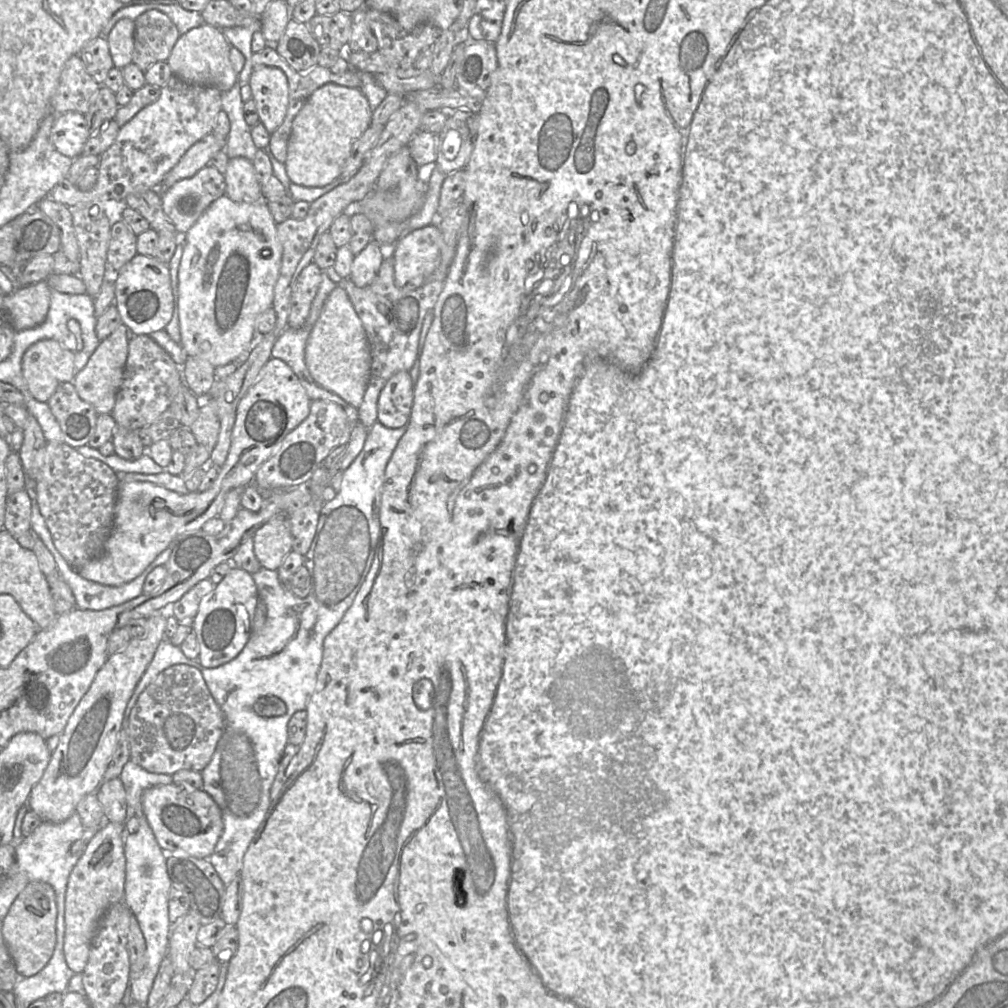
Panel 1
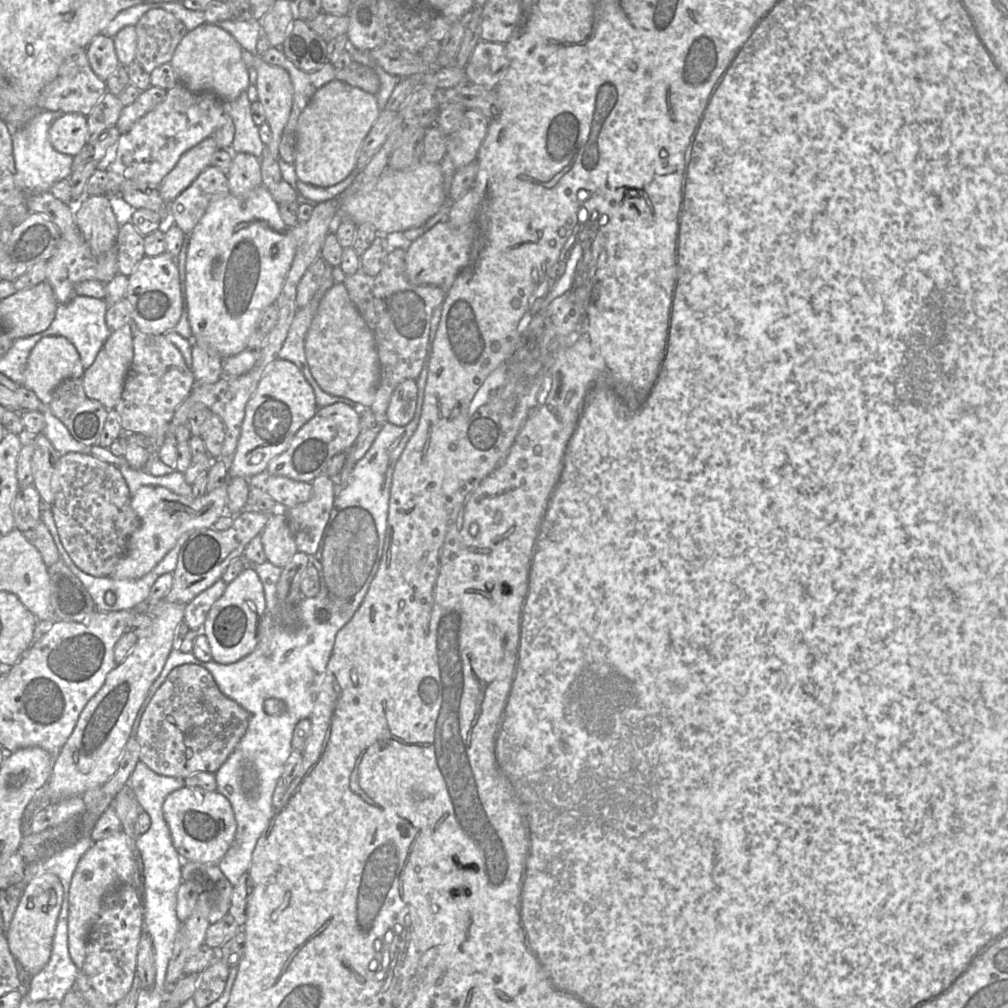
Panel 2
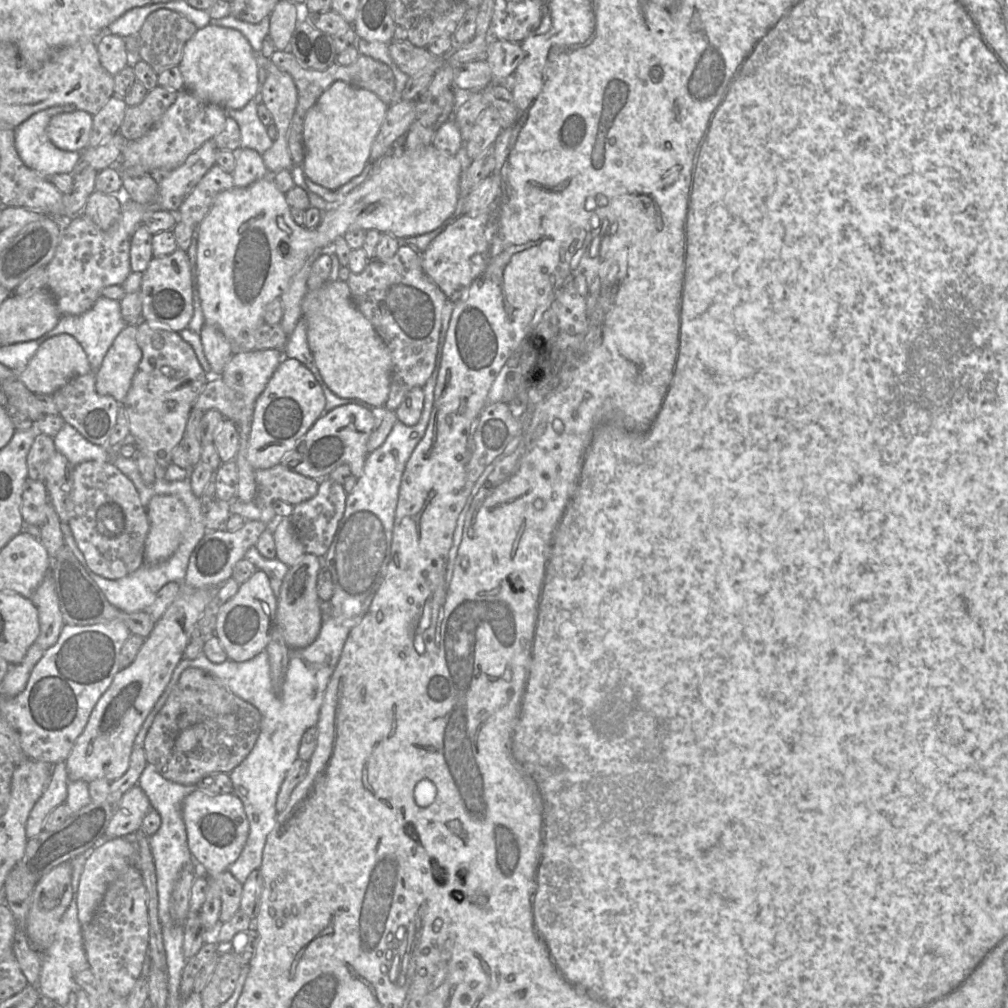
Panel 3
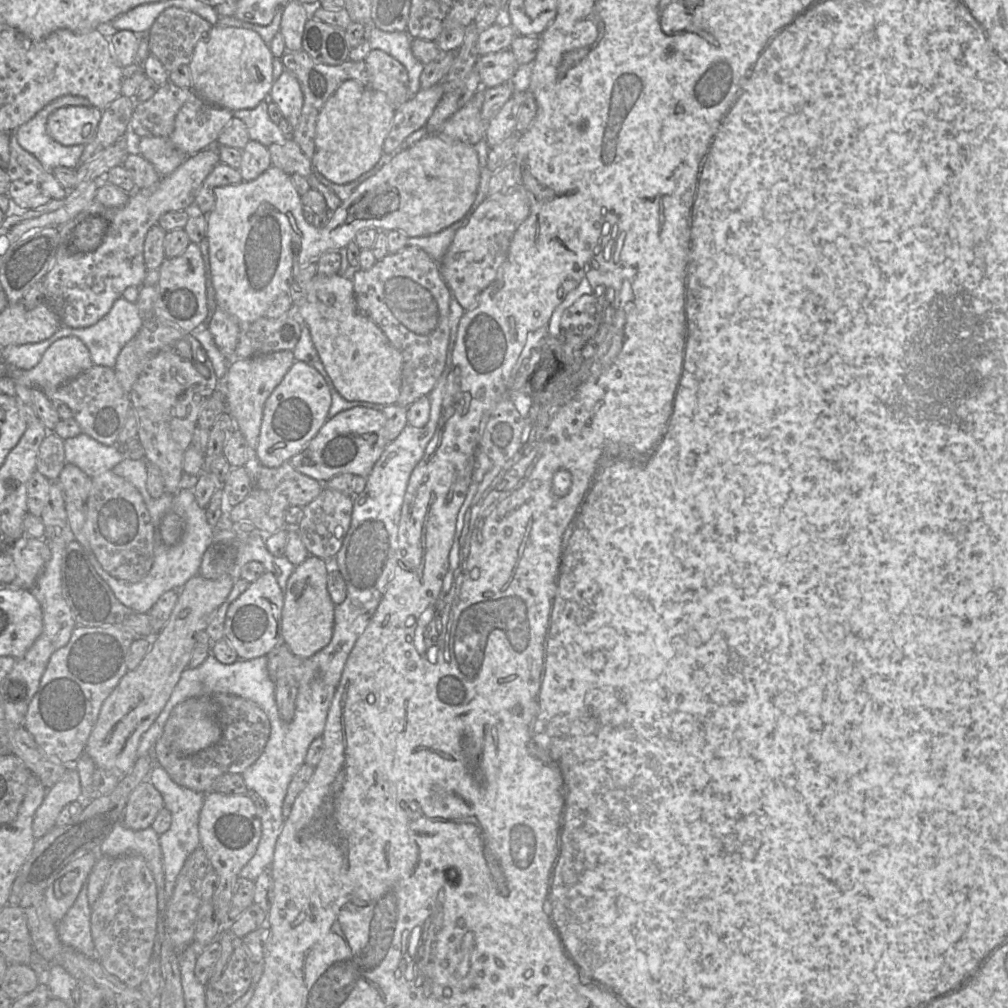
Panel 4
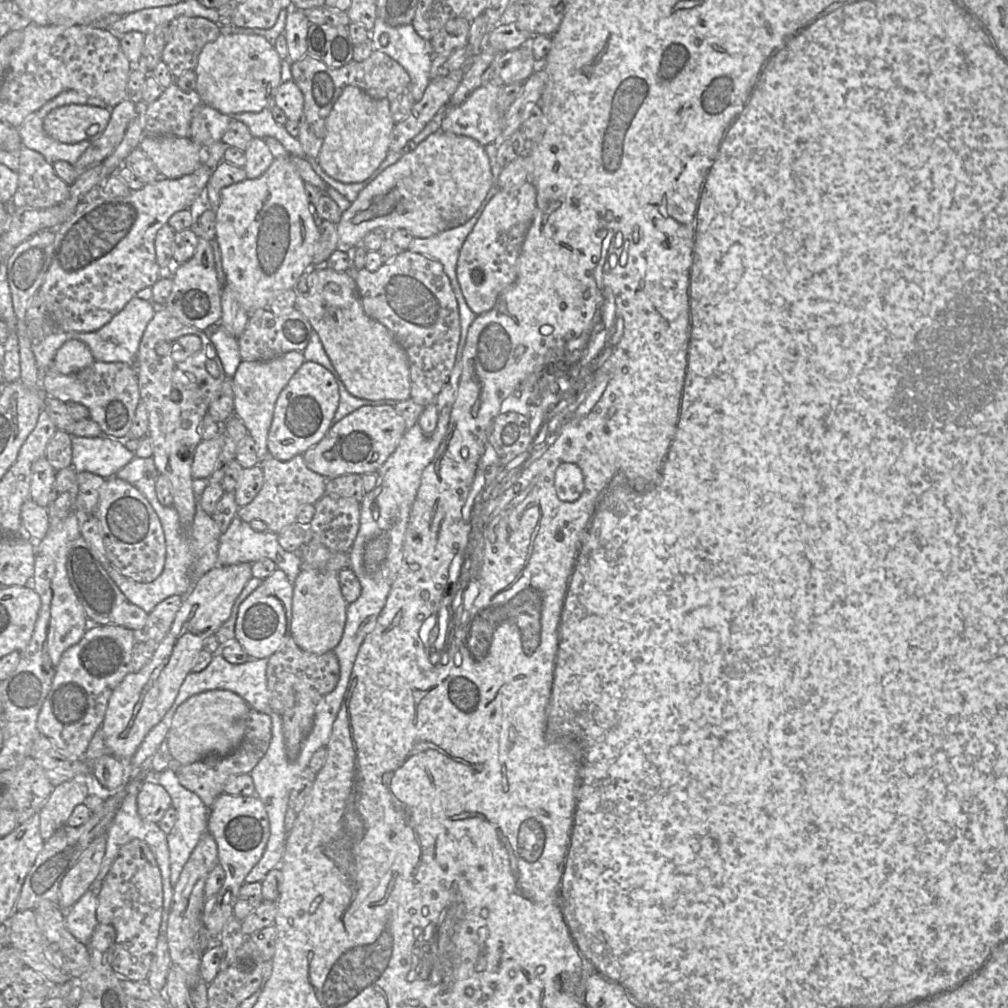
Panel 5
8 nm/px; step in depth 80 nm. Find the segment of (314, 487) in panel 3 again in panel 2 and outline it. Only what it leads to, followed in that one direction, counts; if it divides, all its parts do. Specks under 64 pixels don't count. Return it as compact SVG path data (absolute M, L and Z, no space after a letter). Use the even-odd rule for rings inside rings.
M266 471L248 480L250 488L260 489L276 502L282 504L286 509L304 504L313 496L311 482L302 482L284 476L276 476Z

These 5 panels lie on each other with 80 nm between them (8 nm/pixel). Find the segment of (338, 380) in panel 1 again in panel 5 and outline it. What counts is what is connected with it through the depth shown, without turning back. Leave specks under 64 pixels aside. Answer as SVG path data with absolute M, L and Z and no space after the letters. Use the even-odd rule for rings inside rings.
M317 266L307 274L306 291L297 293L296 308L309 320L346 390L354 397L366 400L404 401L410 398L410 367L406 351L384 325L363 310L355 279L347 271L337 272Z

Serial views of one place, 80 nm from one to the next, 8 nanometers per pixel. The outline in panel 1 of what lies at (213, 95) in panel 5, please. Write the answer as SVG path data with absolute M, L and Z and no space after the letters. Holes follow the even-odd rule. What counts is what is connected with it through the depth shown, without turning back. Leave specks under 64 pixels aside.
M203 23L180 35L166 60L172 72L181 79L200 86L213 86L221 92L230 90L238 82L238 74L230 61L231 44L221 29Z

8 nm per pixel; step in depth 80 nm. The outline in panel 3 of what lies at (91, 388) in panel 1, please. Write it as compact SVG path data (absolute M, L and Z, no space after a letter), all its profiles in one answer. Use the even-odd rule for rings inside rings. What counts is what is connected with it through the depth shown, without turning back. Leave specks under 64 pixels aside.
M128 324L115 338L102 364L95 370L95 388L118 402L125 399L142 358L137 343L137 328Z

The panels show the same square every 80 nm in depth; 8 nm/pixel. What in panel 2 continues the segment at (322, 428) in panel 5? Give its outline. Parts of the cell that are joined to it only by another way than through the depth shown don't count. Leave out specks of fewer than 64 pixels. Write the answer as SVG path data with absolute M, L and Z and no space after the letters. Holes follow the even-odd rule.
M276 358L269 363L254 393L246 404L245 416L241 425L237 447L229 460L229 480L235 477L249 479L266 471L268 463L289 447L295 434L315 415L318 408L312 386L294 363L281 358Z

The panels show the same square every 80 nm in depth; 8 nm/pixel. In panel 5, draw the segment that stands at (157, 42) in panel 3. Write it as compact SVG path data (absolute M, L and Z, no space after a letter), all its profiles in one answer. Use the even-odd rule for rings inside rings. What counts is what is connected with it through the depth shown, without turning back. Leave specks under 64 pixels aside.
M179 16L169 22L171 38L161 59L174 78L186 70L194 70L203 47L221 34L221 23L203 17Z

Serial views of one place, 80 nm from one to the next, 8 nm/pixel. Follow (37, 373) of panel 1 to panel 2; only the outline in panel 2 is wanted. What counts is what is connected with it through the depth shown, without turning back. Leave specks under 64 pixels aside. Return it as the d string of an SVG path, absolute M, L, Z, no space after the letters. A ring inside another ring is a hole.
M44 337L34 346L27 359L23 385L33 391L45 405L49 405L54 391L63 381L81 378L84 371L77 349L67 338Z

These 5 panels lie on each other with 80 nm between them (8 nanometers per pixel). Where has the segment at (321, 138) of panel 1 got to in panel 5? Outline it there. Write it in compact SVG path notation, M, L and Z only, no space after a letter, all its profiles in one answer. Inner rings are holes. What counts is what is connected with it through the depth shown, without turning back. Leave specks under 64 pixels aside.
M346 86L326 120L326 134L316 160L331 178L358 183L369 178L389 153L395 122L387 99L375 99L356 86Z

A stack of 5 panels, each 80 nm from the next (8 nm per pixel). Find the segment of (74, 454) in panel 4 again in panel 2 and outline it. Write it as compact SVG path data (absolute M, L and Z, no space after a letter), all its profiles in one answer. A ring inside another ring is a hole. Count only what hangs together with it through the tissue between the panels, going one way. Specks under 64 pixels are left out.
M44 406L40 412L45 419L43 433L61 455L69 452L90 453L90 447L76 441L61 420L55 417L49 406Z

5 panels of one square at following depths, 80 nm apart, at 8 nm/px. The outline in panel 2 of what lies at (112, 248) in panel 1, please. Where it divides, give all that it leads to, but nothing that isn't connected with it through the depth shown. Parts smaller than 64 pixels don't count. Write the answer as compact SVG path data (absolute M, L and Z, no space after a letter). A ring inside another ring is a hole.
M127 222L119 226L115 241L119 274L129 276L145 256L144 236Z

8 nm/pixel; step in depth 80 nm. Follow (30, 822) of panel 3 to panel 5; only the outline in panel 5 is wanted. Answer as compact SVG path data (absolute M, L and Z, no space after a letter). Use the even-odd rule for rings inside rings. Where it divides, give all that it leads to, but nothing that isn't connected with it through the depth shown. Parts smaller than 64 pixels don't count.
M67 781L55 786L49 799L39 811L40 834L49 839L59 828L67 825L74 808L84 803L89 788L82 781Z

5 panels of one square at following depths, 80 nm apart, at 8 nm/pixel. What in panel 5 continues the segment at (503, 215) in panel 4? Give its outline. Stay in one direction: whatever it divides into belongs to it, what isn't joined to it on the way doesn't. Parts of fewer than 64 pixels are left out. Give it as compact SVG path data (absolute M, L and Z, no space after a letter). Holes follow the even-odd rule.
M526 181L517 187L501 190L484 207L459 254L456 276L468 307L476 314L491 310L498 296L517 277L523 241L537 213L537 190Z

